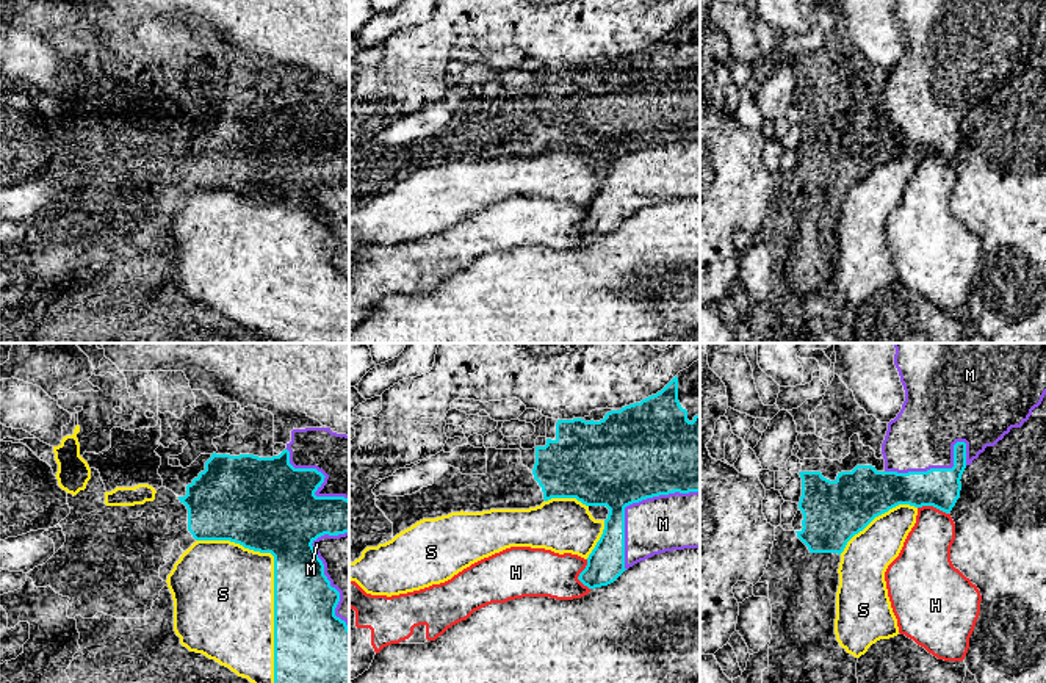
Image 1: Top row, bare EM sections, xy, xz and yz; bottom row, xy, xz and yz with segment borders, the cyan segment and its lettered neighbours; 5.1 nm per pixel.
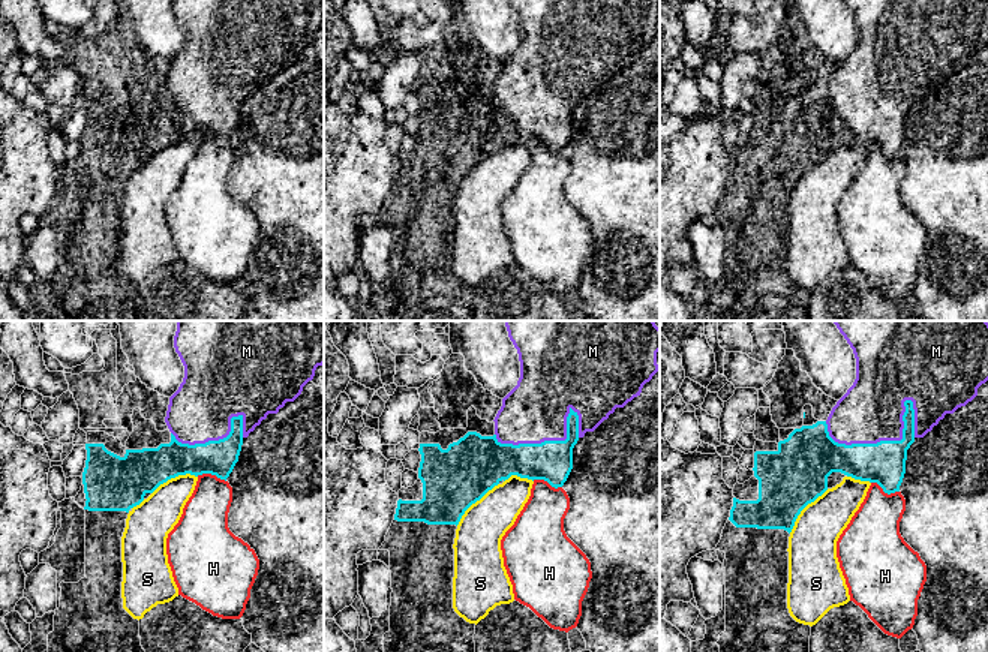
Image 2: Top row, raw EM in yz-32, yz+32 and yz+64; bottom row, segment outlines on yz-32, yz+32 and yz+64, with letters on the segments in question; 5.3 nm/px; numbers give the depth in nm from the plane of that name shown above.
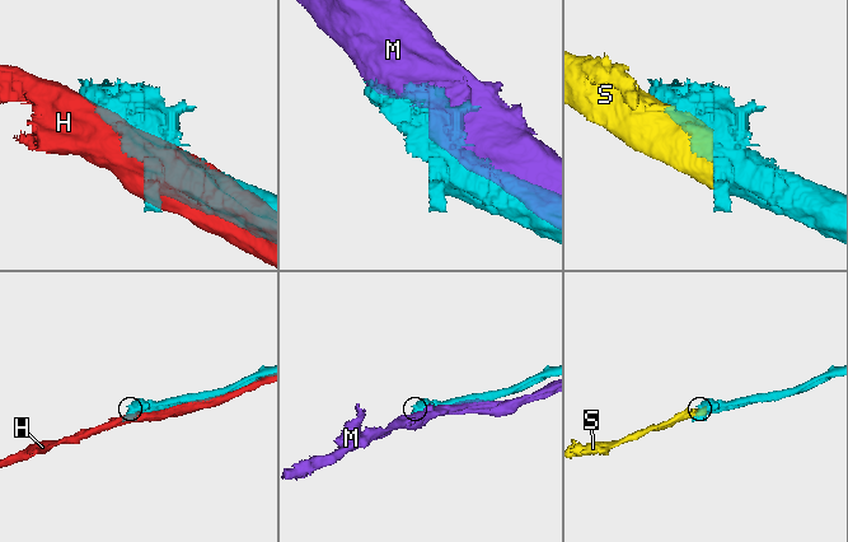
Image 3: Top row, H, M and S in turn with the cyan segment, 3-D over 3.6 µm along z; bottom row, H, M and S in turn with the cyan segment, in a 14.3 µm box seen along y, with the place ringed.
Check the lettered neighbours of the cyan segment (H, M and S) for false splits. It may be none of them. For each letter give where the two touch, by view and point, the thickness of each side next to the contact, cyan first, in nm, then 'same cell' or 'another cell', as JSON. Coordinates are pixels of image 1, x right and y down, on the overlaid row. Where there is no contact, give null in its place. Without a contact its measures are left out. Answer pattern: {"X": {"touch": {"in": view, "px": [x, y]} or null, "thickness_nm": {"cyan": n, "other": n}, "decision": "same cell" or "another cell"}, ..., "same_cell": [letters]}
{"H": {"touch": {"in": "xz", "px": [580, 575]}, "thickness_nm": {"cyan": 190, "other": 260}, "decision": "another cell"}, "M": {"touch": {"in": "xz", "px": [631, 503]}, "thickness_nm": {"cyan": 480, "other": 280}, "decision": "another cell"}, "S": {"touch": {"in": "xy", "px": [274, 581]}, "thickness_nm": {"cyan": 320, "other": 480}, "decision": "same cell"}, "same_cell": ["S"]}

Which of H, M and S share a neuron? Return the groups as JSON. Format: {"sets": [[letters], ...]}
{"sets": [["H"], ["M"], ["S"]]}

